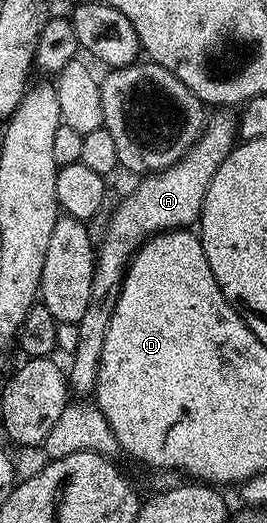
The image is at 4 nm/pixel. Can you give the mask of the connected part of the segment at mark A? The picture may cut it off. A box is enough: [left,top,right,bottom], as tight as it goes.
[68,110,236,398]

